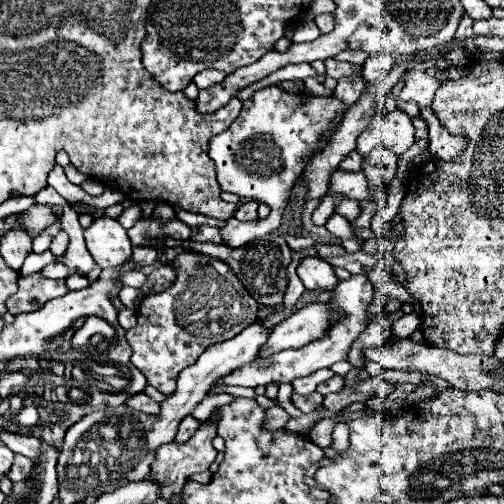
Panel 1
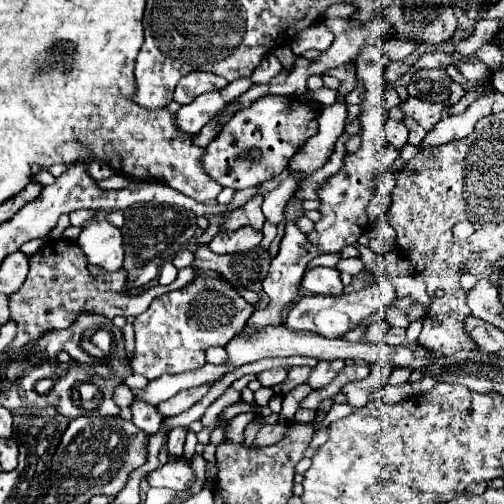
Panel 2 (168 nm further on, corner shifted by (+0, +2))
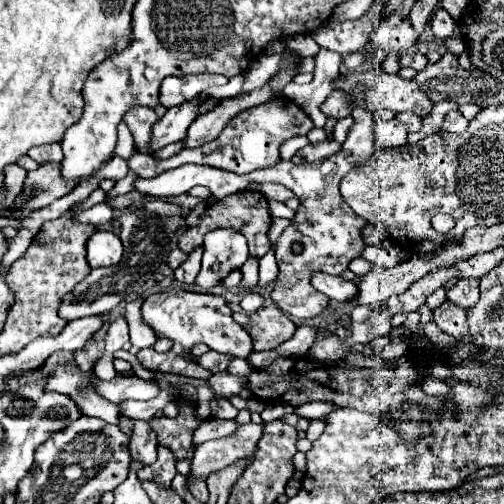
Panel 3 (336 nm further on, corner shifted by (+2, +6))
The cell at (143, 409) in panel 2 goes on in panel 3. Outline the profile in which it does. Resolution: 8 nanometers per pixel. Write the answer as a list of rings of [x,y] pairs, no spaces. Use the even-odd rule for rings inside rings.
[[[136,420],[134,436],[130,440],[132,458],[138,458],[144,462],[144,466],[150,466],[156,462],[156,448],[158,448],[158,440],[150,424],[146,420]]]

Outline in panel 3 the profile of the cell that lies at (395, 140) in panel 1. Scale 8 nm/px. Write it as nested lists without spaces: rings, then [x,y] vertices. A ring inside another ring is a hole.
[[[398,118],[376,124],[378,148],[400,148],[406,144],[406,136],[408,136],[408,130]]]

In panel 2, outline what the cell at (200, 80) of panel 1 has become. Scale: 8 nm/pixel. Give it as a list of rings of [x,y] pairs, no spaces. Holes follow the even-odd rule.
[[[190,72],[186,74],[176,90],[174,90],[174,102],[178,102],[180,106],[192,102],[196,96],[208,92],[208,90],[222,90],[226,88],[228,82],[224,78],[218,78],[216,74],[210,72]]]

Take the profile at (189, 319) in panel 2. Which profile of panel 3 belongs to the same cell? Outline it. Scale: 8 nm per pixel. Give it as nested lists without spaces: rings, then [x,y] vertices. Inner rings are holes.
[[[178,288],[150,294],[142,304],[142,320],[154,330],[158,340],[166,338],[172,342],[172,348],[168,352],[156,352],[154,346],[138,352],[136,358],[146,370],[202,378],[209,381],[218,396],[238,394],[245,387],[243,378],[232,375],[228,371],[211,374],[207,370],[202,370],[198,362],[188,358],[196,344],[206,344],[216,352],[234,354],[236,358],[248,358],[248,354],[252,352],[252,338],[240,324],[234,322],[232,310],[224,296],[188,292],[188,290],[178,290]]]

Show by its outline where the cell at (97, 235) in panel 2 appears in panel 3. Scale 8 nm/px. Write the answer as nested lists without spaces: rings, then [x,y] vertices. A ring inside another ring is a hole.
[[[96,230],[86,242],[86,258],[90,268],[114,266],[122,258],[122,242],[112,230]]]

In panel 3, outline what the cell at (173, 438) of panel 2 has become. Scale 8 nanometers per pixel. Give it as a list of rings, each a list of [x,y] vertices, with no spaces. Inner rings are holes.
[[[160,446],[158,448],[158,460],[152,466],[146,466],[138,472],[140,480],[154,480],[154,482],[164,482],[164,486],[170,486],[172,478],[178,474],[176,470],[176,456],[170,448]]]

